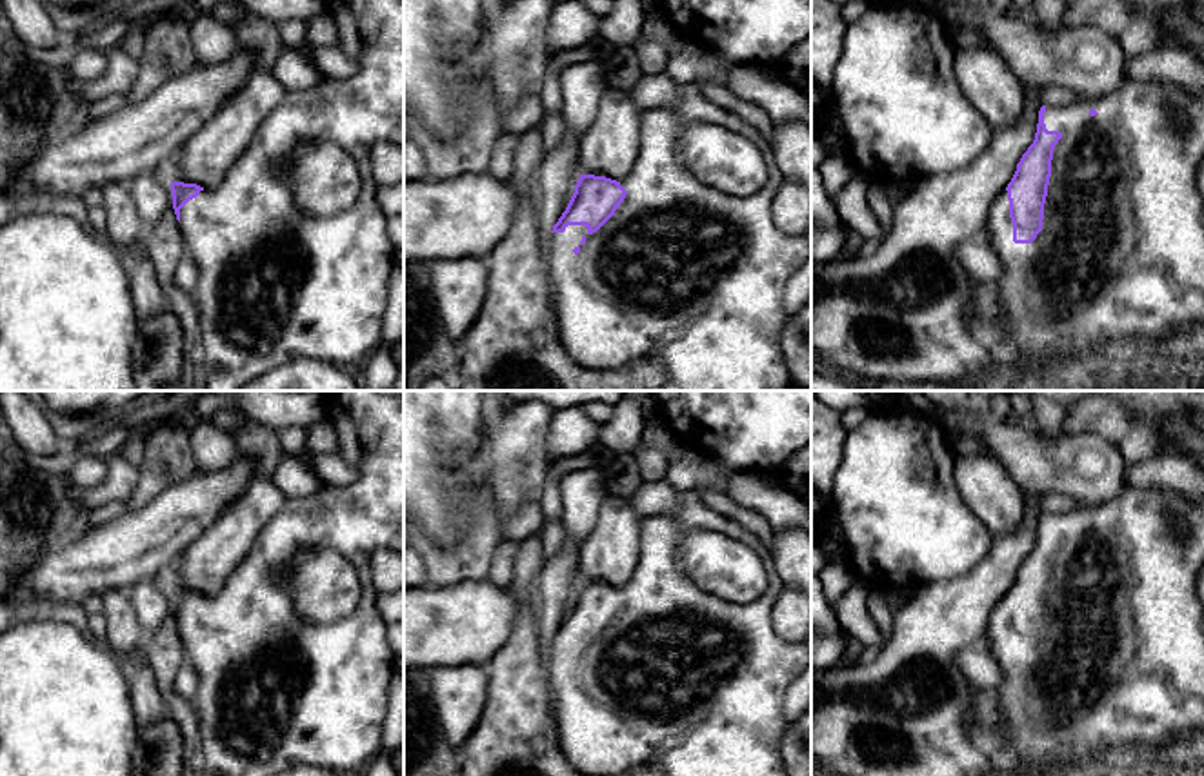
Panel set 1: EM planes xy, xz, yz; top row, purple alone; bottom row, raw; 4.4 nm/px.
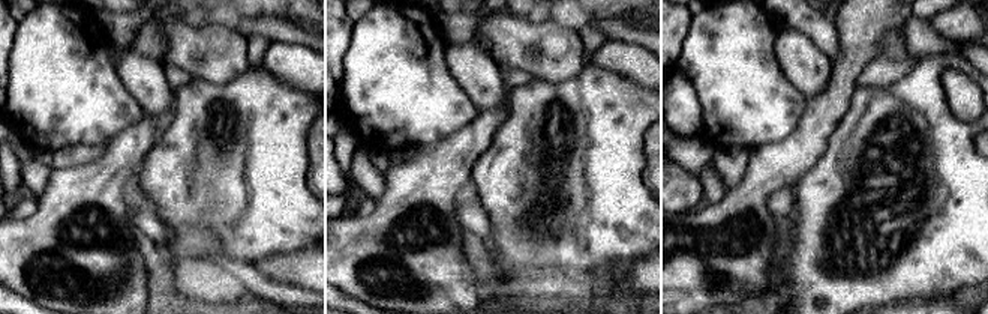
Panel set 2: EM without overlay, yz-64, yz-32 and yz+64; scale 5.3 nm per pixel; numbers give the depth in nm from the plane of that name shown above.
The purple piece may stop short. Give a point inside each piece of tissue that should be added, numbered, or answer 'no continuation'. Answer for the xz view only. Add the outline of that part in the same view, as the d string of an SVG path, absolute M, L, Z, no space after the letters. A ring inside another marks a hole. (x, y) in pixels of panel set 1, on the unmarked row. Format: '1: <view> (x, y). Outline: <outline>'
1: xz (686, 680). Outline: M678 491L678 511L675 514L640 518L640 558L631 580L620 587L620 592L627 598L627 602L617 614L615 622L593 642L587 640L586 632L567 632L564 640L551 640L549 643L551 687L555 696L553 712L560 747L571 767L586 776L626 776L644 763L658 765L666 776L788 776L780 756L780 738L788 727L782 712L782 701L788 687L804 672L811 671L811 647L804 642L786 642L773 629L771 611L784 587L784 582L775 572L771 551L764 545L762 538L744 529L738 522L707 507L697 491ZM693 531L715 531L751 547L762 558L768 571L766 591L749 603L733 603L731 600L718 598L695 585L680 572L677 560L678 542L684 534Z

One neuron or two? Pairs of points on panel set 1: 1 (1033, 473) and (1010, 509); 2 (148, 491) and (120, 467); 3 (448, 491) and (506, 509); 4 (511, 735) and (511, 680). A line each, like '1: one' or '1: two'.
1: two
2: two
3: two
4: one

